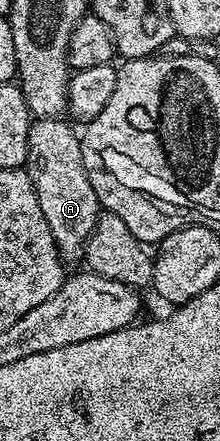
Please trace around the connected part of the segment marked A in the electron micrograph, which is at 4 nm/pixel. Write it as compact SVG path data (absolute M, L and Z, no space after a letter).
M40 117L33 122L28 134L26 170L34 185L38 205L42 205L42 217L46 217L46 225L50 225L50 233L60 251L60 257L65 264L72 265L75 259L83 260L84 247L102 214L102 208L84 168L80 135L72 132L71 122L68 124L64 121L60 117Z

